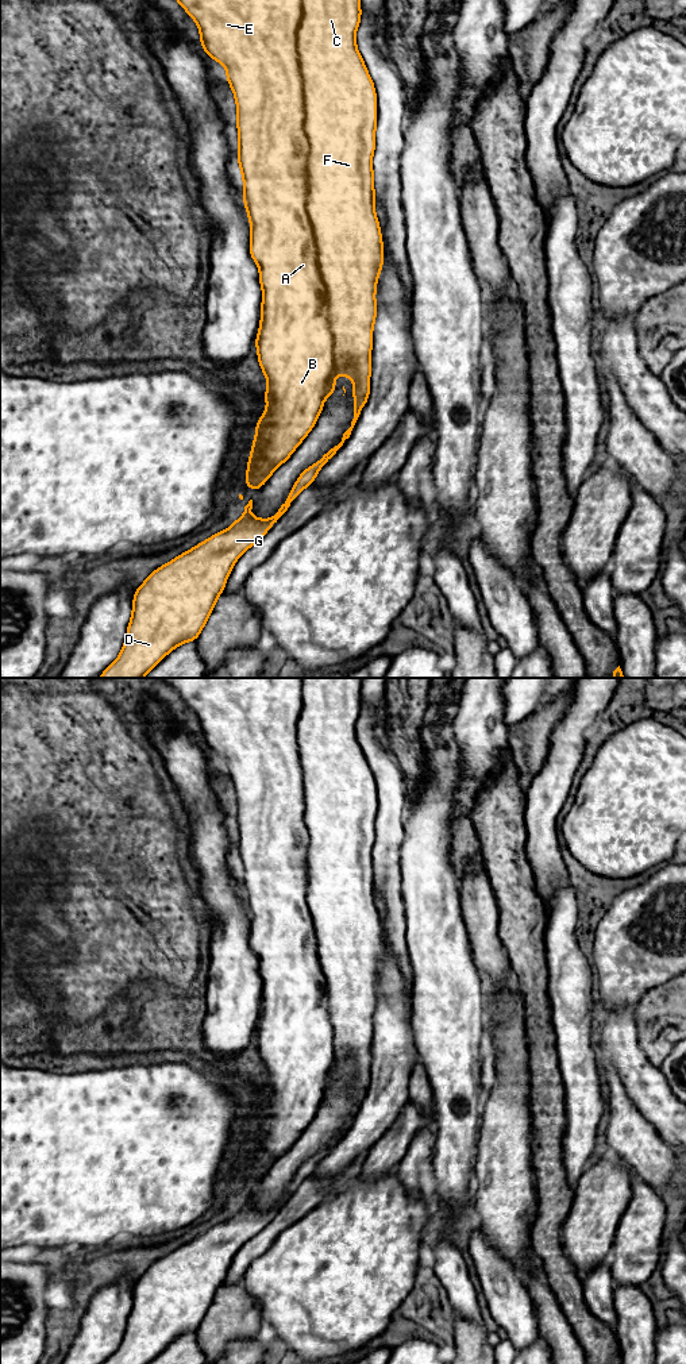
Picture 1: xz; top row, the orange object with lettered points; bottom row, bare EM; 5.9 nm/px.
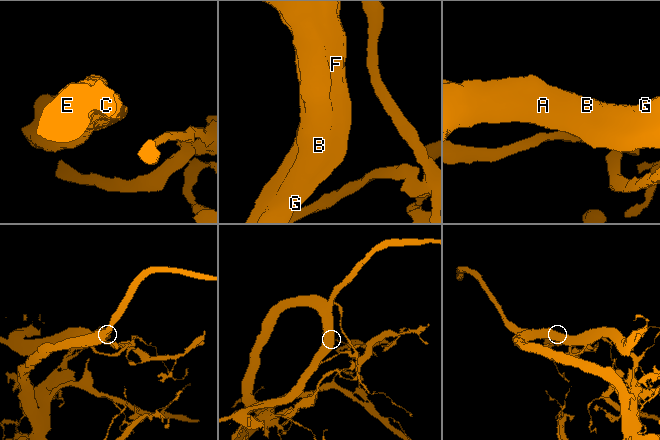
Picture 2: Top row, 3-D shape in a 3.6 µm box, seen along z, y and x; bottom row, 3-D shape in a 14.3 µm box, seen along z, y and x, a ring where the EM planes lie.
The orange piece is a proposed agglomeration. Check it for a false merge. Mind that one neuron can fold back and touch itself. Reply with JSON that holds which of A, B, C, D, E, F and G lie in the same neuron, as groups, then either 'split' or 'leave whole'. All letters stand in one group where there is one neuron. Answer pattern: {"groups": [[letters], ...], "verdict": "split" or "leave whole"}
{"groups": [["A", "B", "E"], ["C", "D", "F", "G"]], "verdict": "split"}

